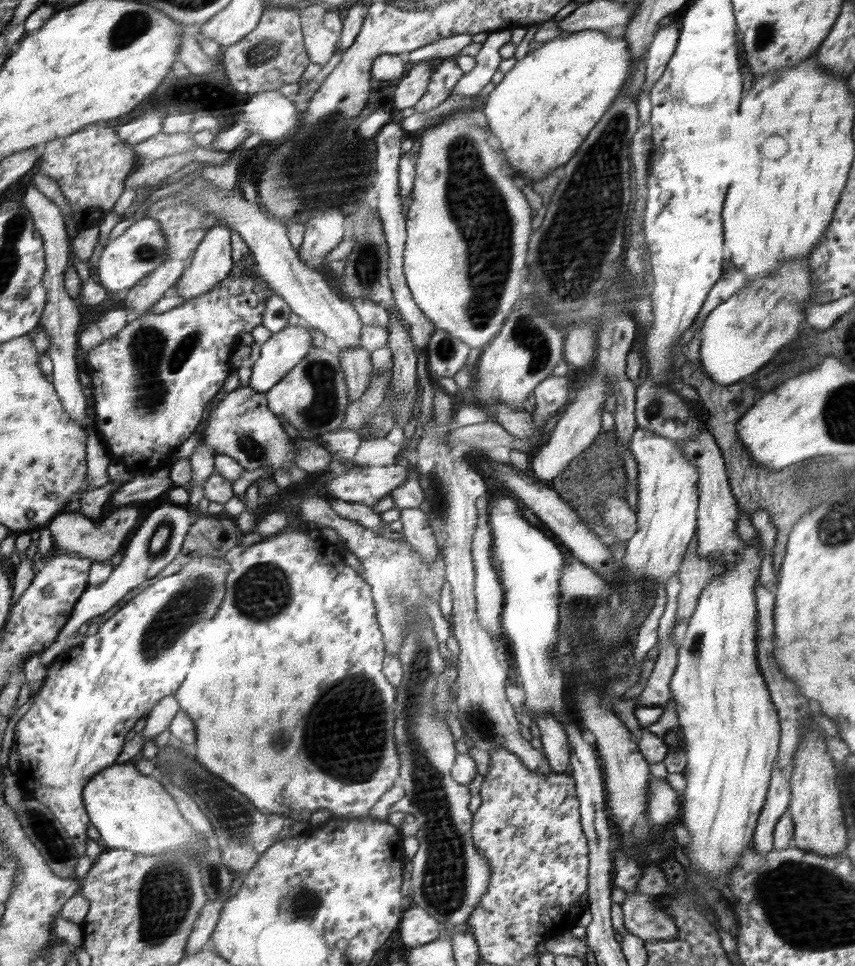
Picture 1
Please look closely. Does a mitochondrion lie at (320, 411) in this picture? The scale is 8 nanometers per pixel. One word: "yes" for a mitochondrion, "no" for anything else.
yes

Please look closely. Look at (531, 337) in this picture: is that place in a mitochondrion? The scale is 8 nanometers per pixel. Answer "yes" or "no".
yes

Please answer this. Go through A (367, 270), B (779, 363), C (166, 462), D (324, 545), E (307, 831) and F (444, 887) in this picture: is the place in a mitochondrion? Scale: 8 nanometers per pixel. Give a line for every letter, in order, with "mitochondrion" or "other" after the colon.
A: mitochondrion
B: other
C: other
D: other
E: other
F: mitochondrion

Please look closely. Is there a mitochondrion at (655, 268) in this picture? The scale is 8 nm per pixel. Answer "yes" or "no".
no

